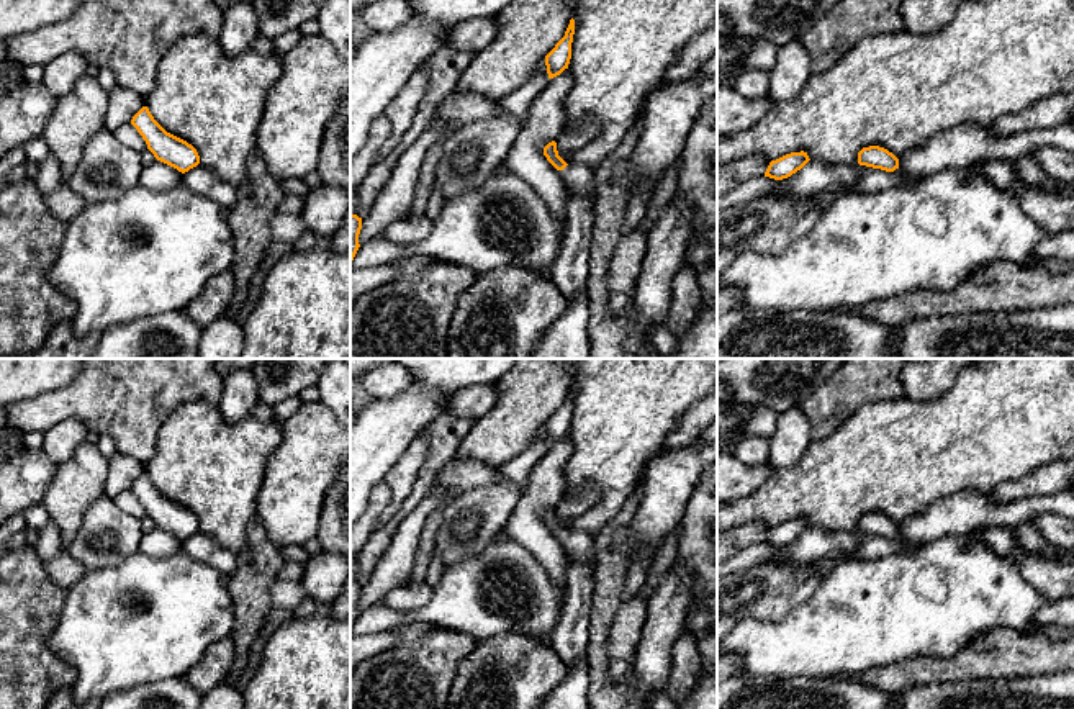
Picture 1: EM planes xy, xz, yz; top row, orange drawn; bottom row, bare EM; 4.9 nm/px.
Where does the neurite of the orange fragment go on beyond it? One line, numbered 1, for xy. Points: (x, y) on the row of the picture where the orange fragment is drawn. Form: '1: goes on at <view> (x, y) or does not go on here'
1: does not go on here

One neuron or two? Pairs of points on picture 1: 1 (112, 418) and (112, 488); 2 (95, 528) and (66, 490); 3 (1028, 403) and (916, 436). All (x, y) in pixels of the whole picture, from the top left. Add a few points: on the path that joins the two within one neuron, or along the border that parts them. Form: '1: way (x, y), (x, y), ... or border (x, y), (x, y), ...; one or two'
1: border (117, 451), (144, 464); two
2: border (105, 493), (90, 505), (79, 531), (67, 546); two
3: way (1001, 419), (976, 436), (943, 436); one

